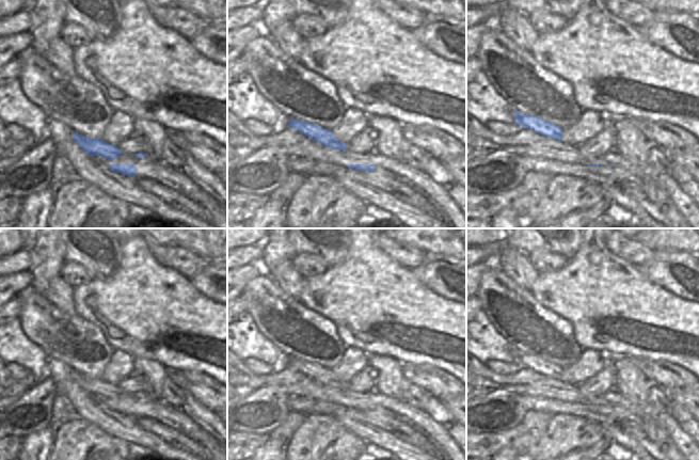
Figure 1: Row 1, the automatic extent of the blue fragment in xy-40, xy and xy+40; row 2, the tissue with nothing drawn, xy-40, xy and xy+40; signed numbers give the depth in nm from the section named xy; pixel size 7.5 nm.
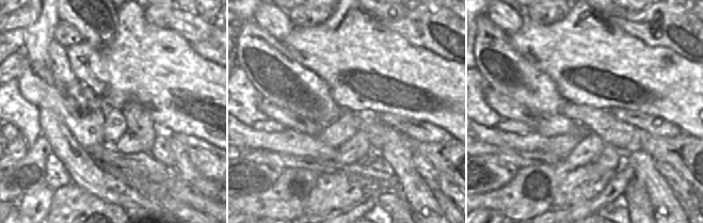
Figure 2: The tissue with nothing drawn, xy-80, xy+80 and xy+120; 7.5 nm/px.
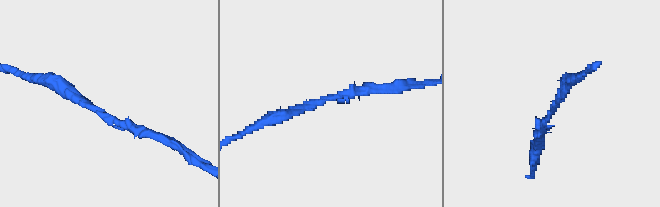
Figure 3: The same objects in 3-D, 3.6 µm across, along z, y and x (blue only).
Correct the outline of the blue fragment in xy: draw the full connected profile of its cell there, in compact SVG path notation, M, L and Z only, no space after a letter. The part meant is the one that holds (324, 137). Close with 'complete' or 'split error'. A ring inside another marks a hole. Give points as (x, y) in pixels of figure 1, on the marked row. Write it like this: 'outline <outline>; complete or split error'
outline M289 120L289 126L295 130L305 134L309 139L333 149L341 152L347 150L347 143L341 143L333 133L332 130L327 130L316 124L301 122L299 120Z; complete

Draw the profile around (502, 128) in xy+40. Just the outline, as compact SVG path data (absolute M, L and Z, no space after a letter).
M489 122L486 124L486 127L495 134L502 134L504 137L514 134L522 129L519 124L506 124L504 122Z

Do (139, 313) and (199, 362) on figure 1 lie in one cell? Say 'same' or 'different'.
same

